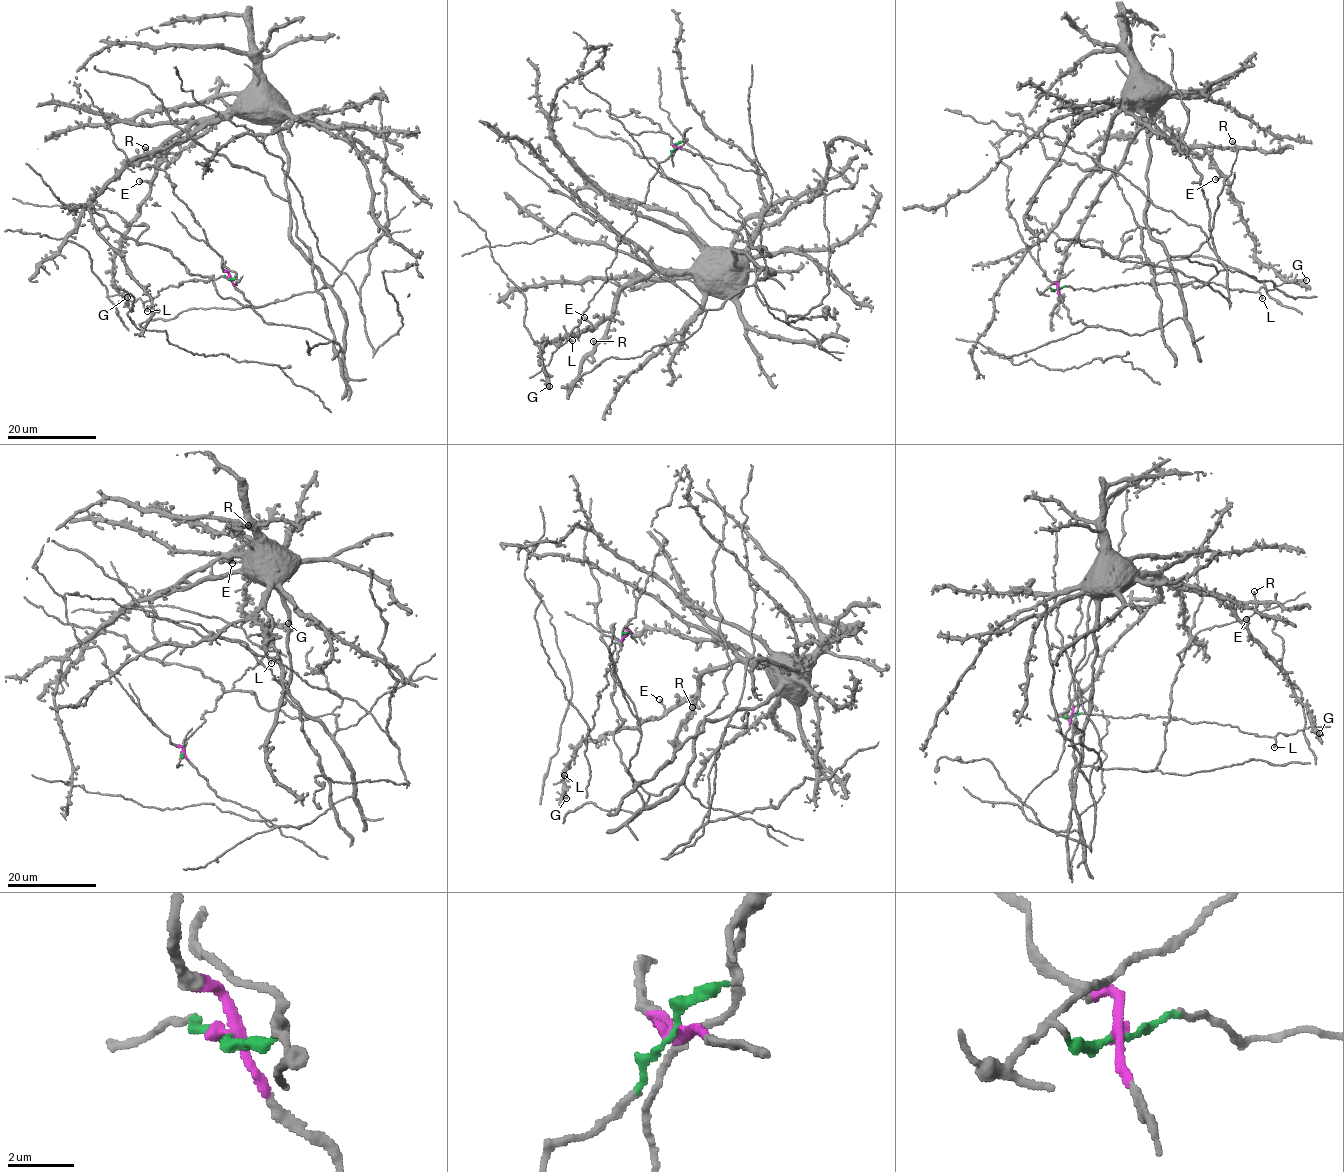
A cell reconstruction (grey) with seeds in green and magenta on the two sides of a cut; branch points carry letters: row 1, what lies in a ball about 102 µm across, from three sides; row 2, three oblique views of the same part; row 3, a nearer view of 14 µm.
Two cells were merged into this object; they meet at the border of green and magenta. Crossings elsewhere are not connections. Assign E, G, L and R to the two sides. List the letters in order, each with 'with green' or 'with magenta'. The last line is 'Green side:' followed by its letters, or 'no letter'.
E: with magenta
G: with magenta
L: with green
R: with magenta
Green side: L

